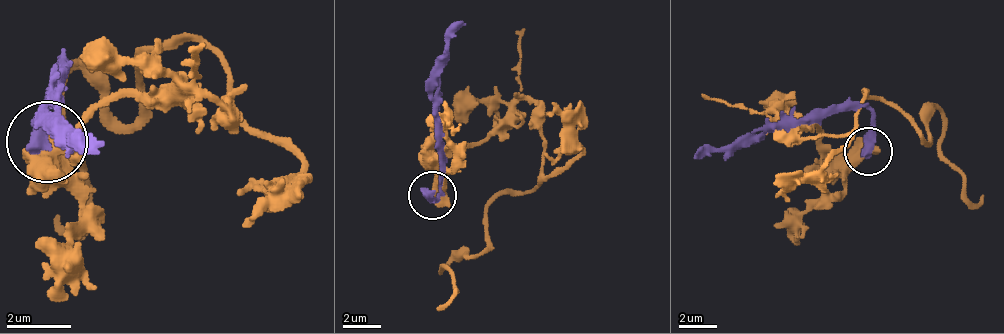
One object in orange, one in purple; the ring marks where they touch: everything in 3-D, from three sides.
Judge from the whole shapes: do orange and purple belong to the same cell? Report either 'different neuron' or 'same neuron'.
different neuron

